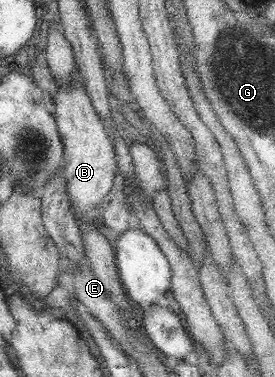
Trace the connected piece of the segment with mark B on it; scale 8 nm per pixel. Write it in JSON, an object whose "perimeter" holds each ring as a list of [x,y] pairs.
{"perimeter":[[[49,26],[46,35],[45,61],[55,84],[58,86],[57,96],[53,104],[53,117],[56,123],[56,128],[61,140],[63,152],[63,167],[62,177],[64,178],[65,193],[70,201],[72,214],[80,221],[86,221],[88,225],[92,225],[97,218],[97,205],[111,189],[113,176],[116,173],[116,159],[112,144],[112,139],[108,136],[104,125],[101,123],[100,117],[97,117],[93,106],[90,104],[89,98],[85,93],[84,86],[78,78],[74,57],[72,56],[71,46],[63,37],[63,34],[56,30],[53,26]]]}

